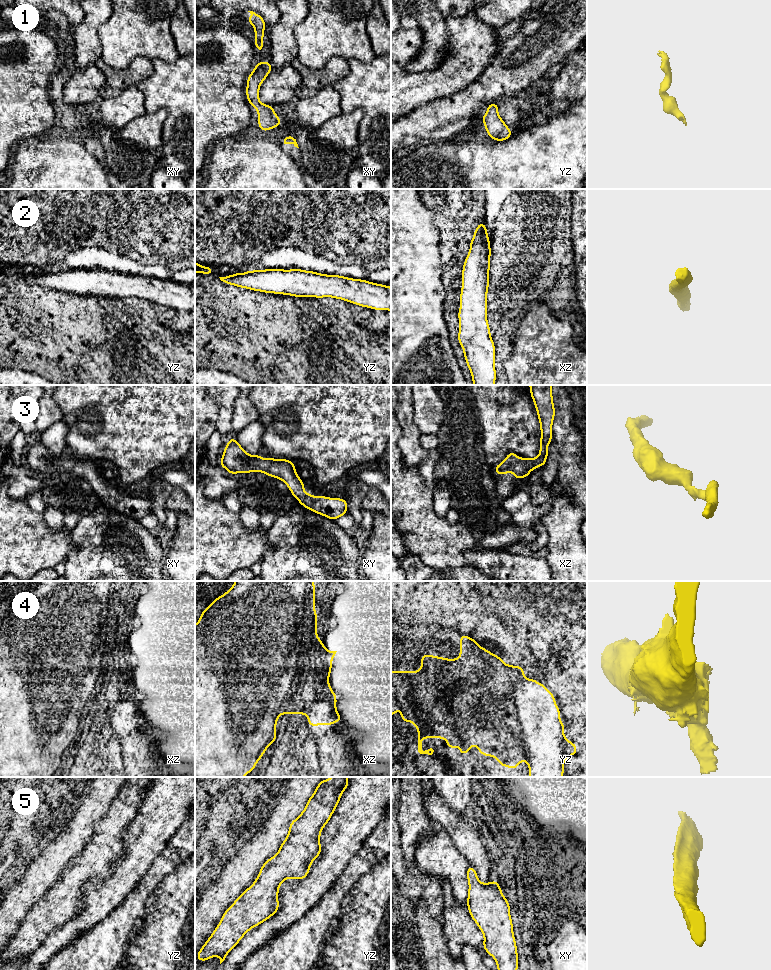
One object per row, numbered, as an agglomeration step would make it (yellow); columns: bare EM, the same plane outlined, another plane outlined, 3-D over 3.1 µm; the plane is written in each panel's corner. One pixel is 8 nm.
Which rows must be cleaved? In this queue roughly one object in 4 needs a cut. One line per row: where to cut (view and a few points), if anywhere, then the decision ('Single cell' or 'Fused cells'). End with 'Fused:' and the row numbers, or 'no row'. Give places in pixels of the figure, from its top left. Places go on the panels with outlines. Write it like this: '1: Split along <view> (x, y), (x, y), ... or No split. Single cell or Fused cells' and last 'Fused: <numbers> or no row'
1: No split. Single cell
2: No split. Single cell
3: No split. Single cell
4: Split along yz (523, 677), (510, 684), (513, 714), (501, 732), (476, 744). Fused cells
5: No split. Single cell
Fused: 4

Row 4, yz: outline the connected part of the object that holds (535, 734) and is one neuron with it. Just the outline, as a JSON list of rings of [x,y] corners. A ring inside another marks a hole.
[[[518,679],[510,684],[508,698],[514,715],[501,727],[501,734],[481,744],[476,744],[483,756],[493,756],[500,766],[510,769],[518,768],[520,761],[524,760],[529,766],[530,777],[562,777],[564,774],[564,759],[575,756],[578,747],[564,737],[564,723],[560,721],[560,710],[556,705],[555,696],[542,683],[535,679]]]

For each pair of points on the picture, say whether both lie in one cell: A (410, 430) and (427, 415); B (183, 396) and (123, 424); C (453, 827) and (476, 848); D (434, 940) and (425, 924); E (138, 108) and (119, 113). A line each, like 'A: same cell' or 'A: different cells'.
A: different cells
B: same cell
C: same cell
D: same cell
E: same cell

